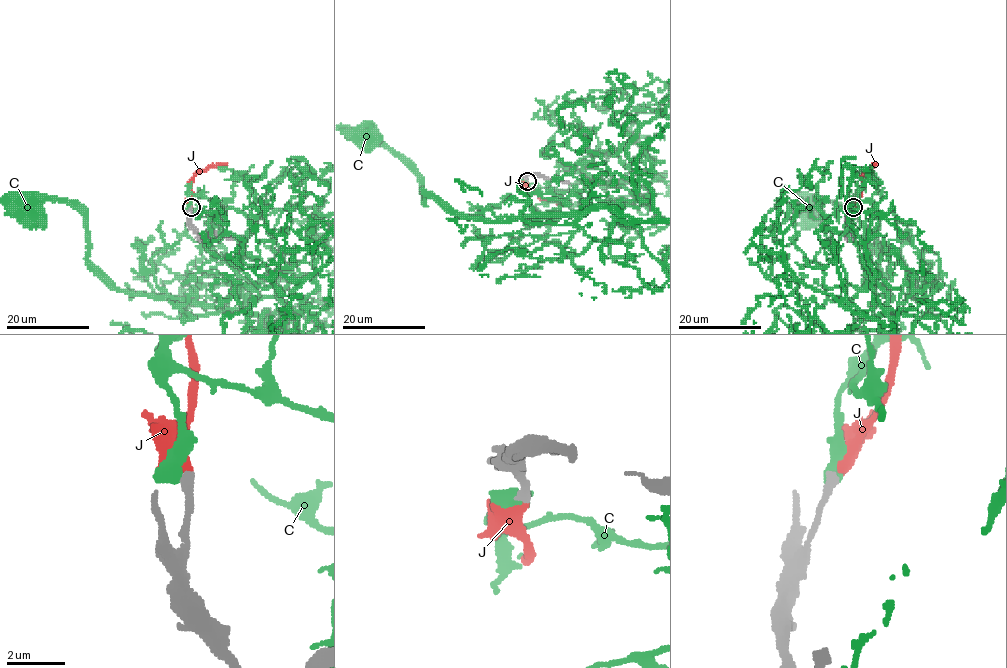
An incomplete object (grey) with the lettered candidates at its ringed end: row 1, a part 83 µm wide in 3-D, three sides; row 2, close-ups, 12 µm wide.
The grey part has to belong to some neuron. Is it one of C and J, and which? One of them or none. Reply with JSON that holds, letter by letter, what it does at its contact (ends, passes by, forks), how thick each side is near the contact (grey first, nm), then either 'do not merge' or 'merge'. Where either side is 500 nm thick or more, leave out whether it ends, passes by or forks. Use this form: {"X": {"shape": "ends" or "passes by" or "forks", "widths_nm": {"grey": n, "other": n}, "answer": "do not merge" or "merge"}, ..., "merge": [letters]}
{"C": {"widths_nm": {"grey": 320, "other": 550}, "answer": "do not merge"}, "J": {"shape": "ends", "widths_nm": {"grey": 300, "other": 360}, "answer": "merge"}, "merge": ["J"]}

